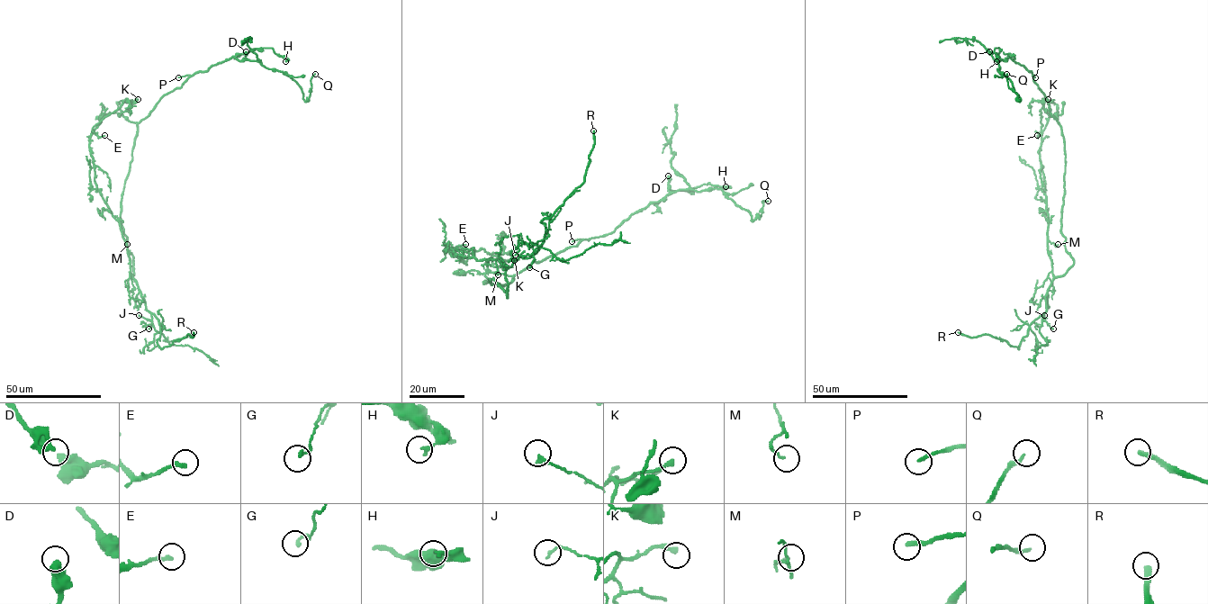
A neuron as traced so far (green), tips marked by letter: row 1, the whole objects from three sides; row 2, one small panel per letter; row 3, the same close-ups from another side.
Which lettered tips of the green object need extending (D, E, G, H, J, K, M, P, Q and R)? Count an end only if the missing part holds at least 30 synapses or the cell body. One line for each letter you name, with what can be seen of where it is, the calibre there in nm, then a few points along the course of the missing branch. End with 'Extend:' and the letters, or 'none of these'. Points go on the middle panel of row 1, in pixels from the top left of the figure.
P: (572, 241) | 220 nm | (572, 241), (538, 243), (527, 240), (516, 232), (507, 235)
R: (593, 130) | 240 nm
Extend: P, R

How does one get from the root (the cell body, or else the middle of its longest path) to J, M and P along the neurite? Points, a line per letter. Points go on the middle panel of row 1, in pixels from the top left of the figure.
J: (493, 283), (489, 279), (493, 279), (507, 297), (506, 270), (520, 256), (530, 257), (534, 252), (515, 255)
M: (493, 283), (489, 279), (493, 279), (507, 297), (506, 269), (498, 259), (495, 264), (498, 274)
P: (493, 283), (506, 285), (533, 261), (542, 261), (577, 246), (583, 239), (589, 239), (572, 241)

